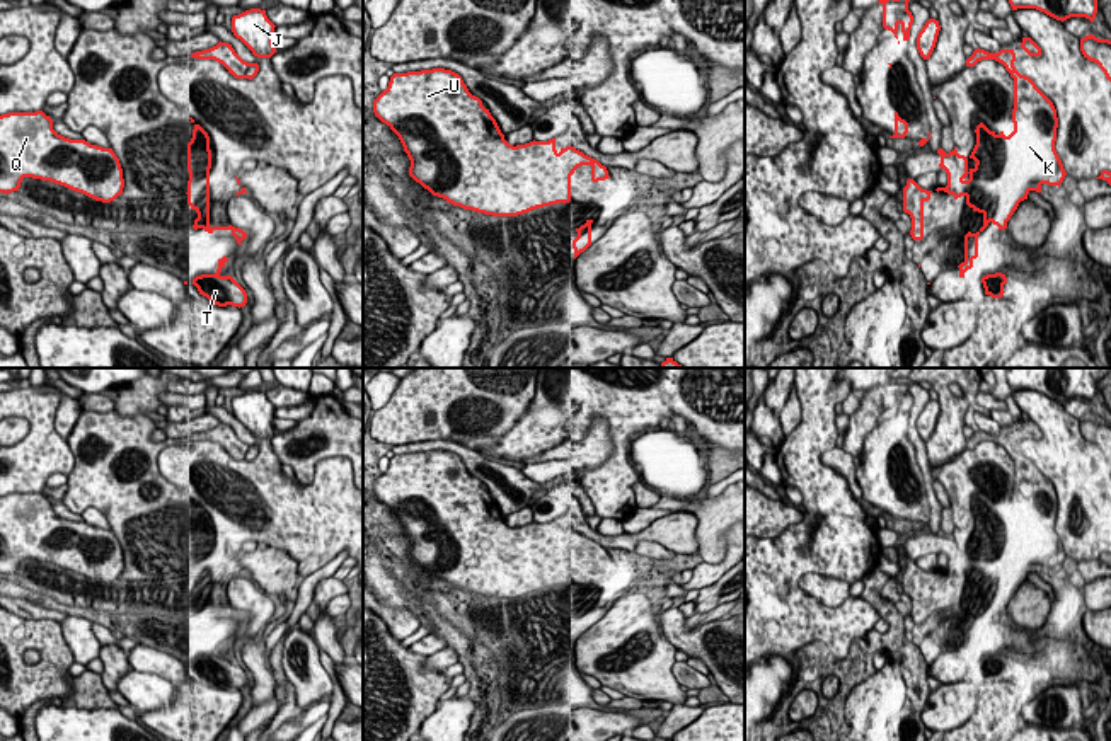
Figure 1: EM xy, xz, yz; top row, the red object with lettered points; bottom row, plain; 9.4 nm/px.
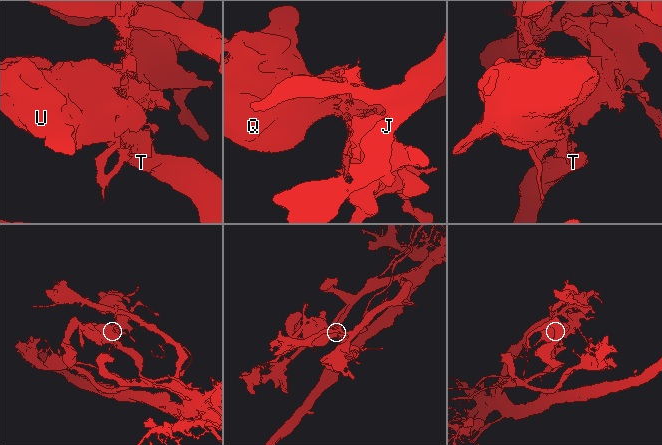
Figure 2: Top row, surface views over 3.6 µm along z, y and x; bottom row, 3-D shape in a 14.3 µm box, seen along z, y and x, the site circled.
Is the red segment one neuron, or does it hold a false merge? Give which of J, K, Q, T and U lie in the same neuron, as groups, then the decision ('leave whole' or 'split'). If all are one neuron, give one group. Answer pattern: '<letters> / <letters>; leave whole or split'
J K / Q T U; split

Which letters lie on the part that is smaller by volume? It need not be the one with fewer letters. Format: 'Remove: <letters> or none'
Remove: Q, T, U

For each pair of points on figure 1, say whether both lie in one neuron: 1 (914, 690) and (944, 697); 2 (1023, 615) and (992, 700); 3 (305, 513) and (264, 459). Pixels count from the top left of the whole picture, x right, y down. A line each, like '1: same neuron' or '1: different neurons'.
1: different neurons
2: different neurons
3: same neuron

